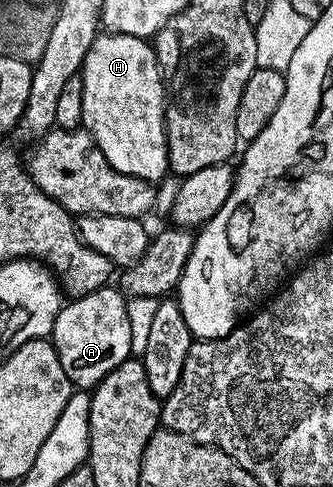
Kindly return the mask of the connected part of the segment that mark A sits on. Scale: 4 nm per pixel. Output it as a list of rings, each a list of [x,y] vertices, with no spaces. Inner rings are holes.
[[[107,286],[63,303],[58,311],[52,343],[75,389],[93,390],[120,362],[131,359],[132,326],[128,326],[126,301],[117,287]]]

